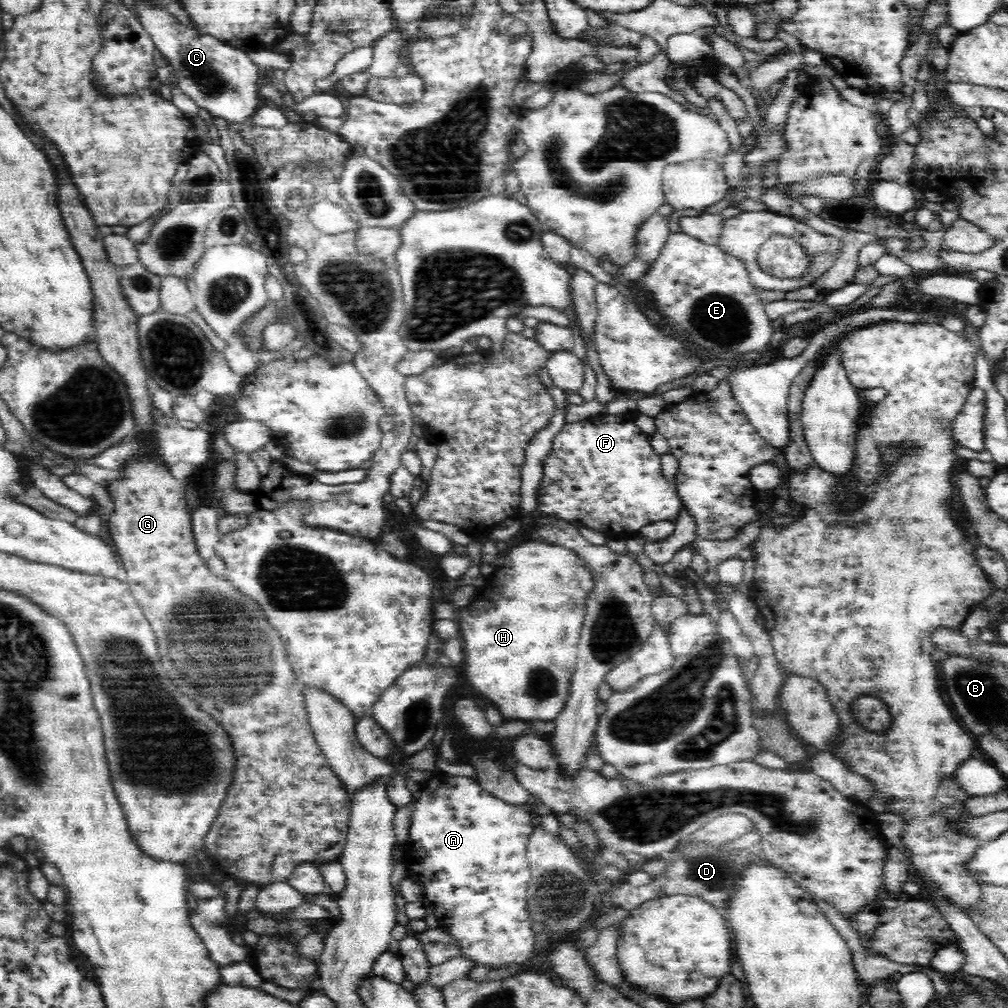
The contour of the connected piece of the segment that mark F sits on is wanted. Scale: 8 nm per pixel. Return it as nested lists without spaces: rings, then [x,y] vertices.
[[[607,418],[601,422],[566,423],[552,442],[552,450],[544,462],[544,486],[537,491],[537,508],[543,514],[560,517],[572,524],[588,527],[608,539],[627,539],[654,523],[677,522],[683,508],[677,489],[666,481],[662,471],[662,455],[653,451],[650,436],[636,421],[616,422]]]

